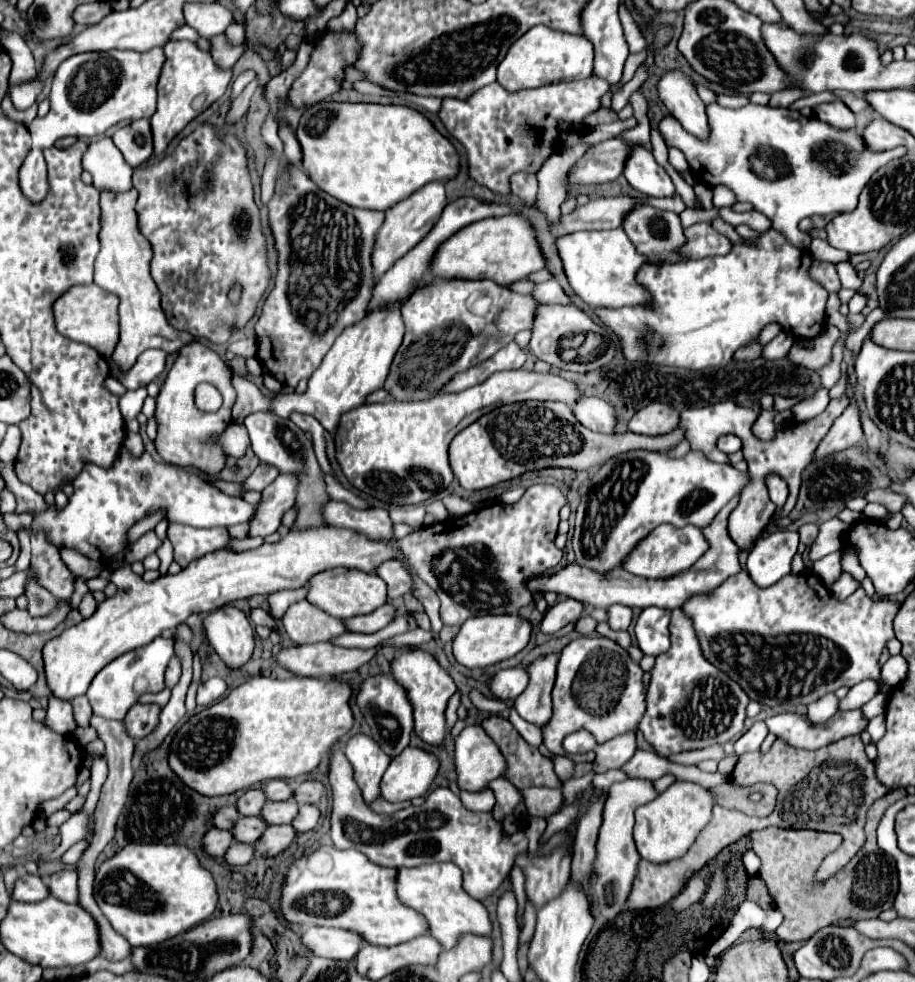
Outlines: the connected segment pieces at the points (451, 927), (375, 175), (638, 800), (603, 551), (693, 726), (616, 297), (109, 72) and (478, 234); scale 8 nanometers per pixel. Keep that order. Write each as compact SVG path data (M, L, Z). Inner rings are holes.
M429 863L429 867L401 867L397 869L397 895L401 903L421 911L429 923L429 935L441 943L443 949L451 949L457 943L459 933L489 935L489 913L481 901L469 897L461 887L461 871L455 863Z
M317 103L299 121L303 171L335 199L359 207L387 211L431 181L457 175L459 155L427 117L403 105Z
M627 779L621 783L613 783L609 787L609 799L605 803L603 811L603 825L599 831L597 839L597 859L595 859L595 871L597 871L597 881L595 881L595 897L597 897L597 909L605 919L615 919L631 891L631 883L637 873L637 863L639 863L639 853L635 849L633 841L633 813L639 805L645 805L653 801L659 793L653 787L653 781L647 779Z
M627 451L625 455L617 455L609 461L605 461L599 471L593 475L589 491L581 495L581 503L577 507L575 517L575 533L573 533L573 551L579 565L591 567L599 573L607 573L613 567L621 565L621 559L629 555L629 551L655 527L663 523L671 523L675 527L687 527L695 525L703 529L709 525L715 515L723 509L723 505L729 503L731 497L743 491L743 487L749 483L747 473L739 473L731 465L719 465L709 461L701 451L689 451L681 459L669 457L669 453L657 453L657 451Z
M683 609L671 611L669 633L671 649L655 659L647 693L647 709L637 725L647 743L651 743L661 757L667 757L689 749L703 749L713 743L725 743L737 733L743 733L745 707L749 699L745 691L729 679L729 675L703 659L693 623Z
M621 227L609 231L575 231L555 239L555 247L573 293L587 305L617 309L651 301L649 291L635 283L635 271L645 259L635 251Z
M161 47L145 53L113 49L101 53L81 53L65 59L51 83L49 113L45 117L33 119L29 125L33 147L19 169L19 185L23 195L31 203L41 203L49 193L47 167L45 159L41 159L41 151L45 147L53 147L57 139L69 135L79 139L95 137L103 135L109 127L121 121L133 121L141 117L149 119L157 107L157 79L163 63L165 55Z
M519 215L491 217L471 223L461 233L451 235L433 257L431 275L441 279L493 279L497 285L511 285L525 279L529 273L545 267L541 249L537 247L535 231Z

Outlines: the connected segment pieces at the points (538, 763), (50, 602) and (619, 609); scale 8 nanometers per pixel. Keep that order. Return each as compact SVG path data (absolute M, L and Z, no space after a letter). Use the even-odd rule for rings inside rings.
M491 715L487 719L483 719L483 729L489 733L489 737L499 745L505 761L507 761L507 769L505 769L505 779L509 783L513 783L515 787L531 787L531 785L543 785L543 787L561 787L561 781L557 779L555 771L553 771L553 763L543 757L537 747L531 747L525 739L521 739L521 735L515 731L515 727L499 717L499 715Z
M31 577L27 591L25 591L28 599L28 611L31 616L39 617L48 615L51 609L55 609L55 605L59 603L57 597L53 597L49 591L45 591L41 585L37 585L37 581Z
M613 605L613 607L607 607L607 623L609 627L613 629L627 629L629 623L631 623L631 617L633 617L633 611L625 605Z

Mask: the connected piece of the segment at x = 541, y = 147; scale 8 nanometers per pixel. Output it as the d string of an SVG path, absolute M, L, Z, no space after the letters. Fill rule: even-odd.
M597 75L583 79L583 81L567 81L567 83L555 83L555 85L545 85L539 89L525 89L517 93L505 91L499 83L491 83L483 87L481 91L473 93L469 99L443 99L441 109L439 109L439 119L443 121L445 129L465 147L467 151L467 169L469 177L503 195L509 195L509 177L517 171L525 173L537 173L543 163L561 147L559 139L563 135L571 133L583 133L585 131L585 117L597 109L601 109L601 97L609 91L609 83L599 79Z

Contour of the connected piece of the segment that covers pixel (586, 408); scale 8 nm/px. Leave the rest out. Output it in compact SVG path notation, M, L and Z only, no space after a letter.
M581 397L579 403L571 405L571 411L573 415L577 415L577 421L591 431L613 433L615 429L615 409L599 397Z

